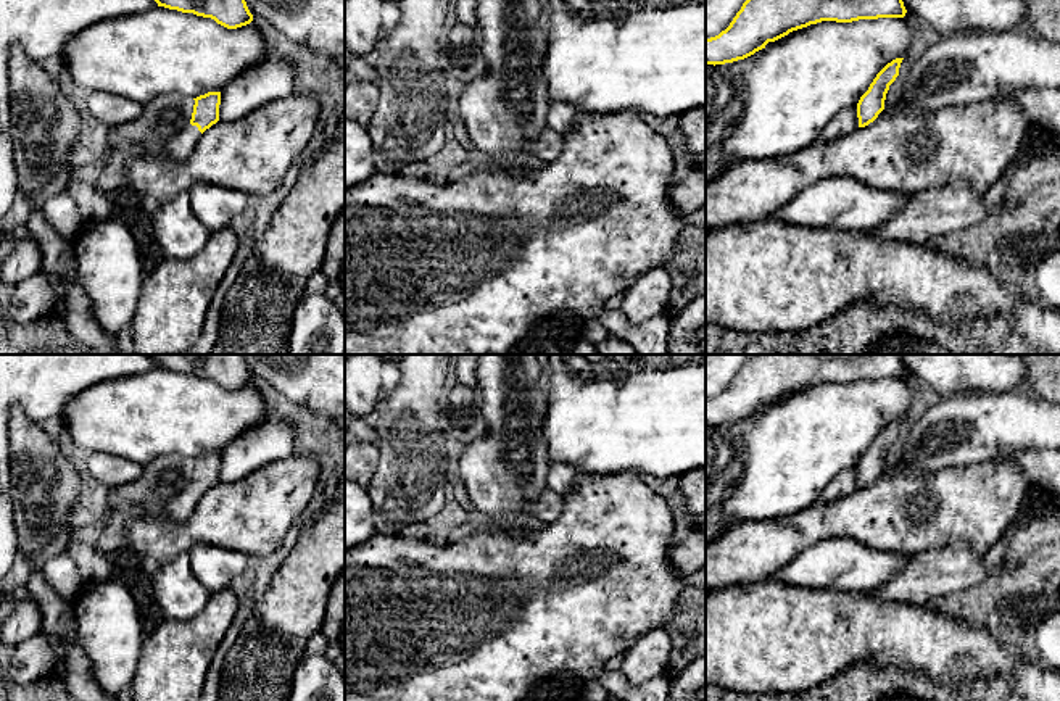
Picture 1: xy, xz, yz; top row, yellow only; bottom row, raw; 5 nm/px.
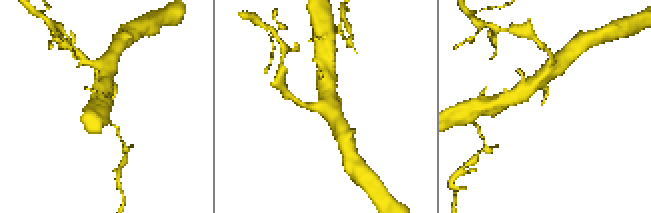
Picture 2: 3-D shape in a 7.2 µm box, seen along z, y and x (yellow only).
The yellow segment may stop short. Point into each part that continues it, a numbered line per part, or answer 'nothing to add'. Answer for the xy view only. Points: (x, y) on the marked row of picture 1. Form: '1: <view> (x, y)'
1: xy (178, 149)

